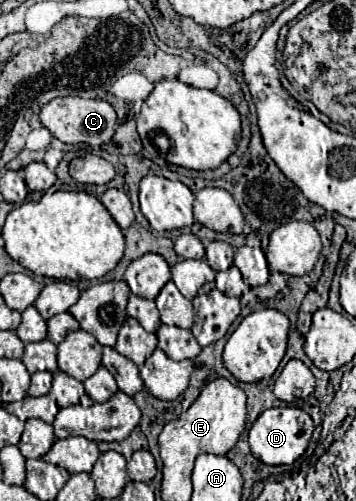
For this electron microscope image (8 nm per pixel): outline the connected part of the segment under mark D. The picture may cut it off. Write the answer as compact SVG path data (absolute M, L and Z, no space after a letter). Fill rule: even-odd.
M294 406L270 408L262 412L252 424L248 432L248 444L254 458L258 458L264 464L292 464L308 448L312 432L314 432L314 422L302 408L294 408Z

